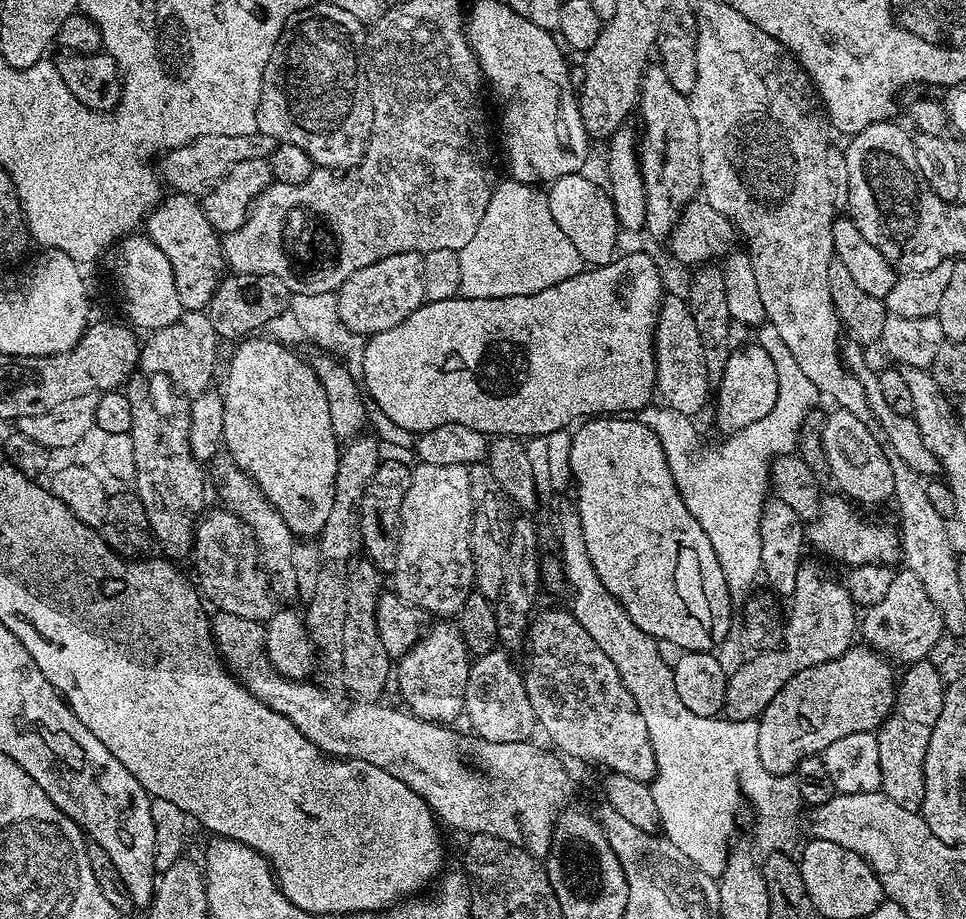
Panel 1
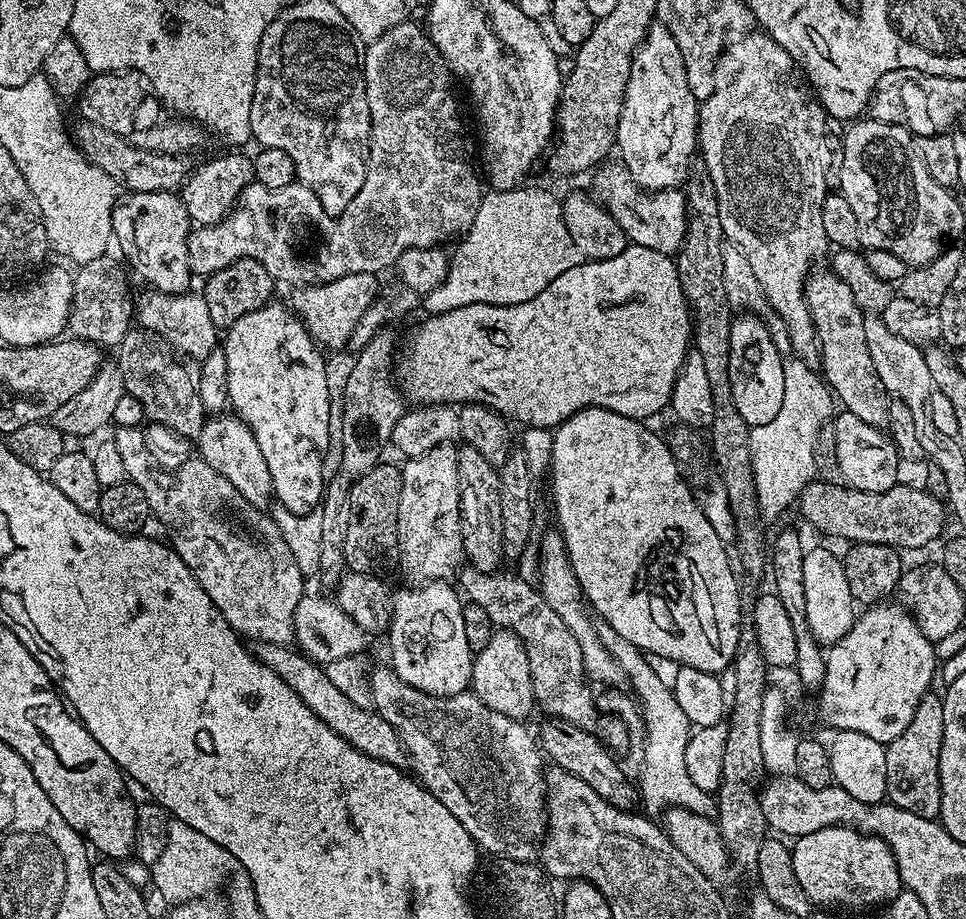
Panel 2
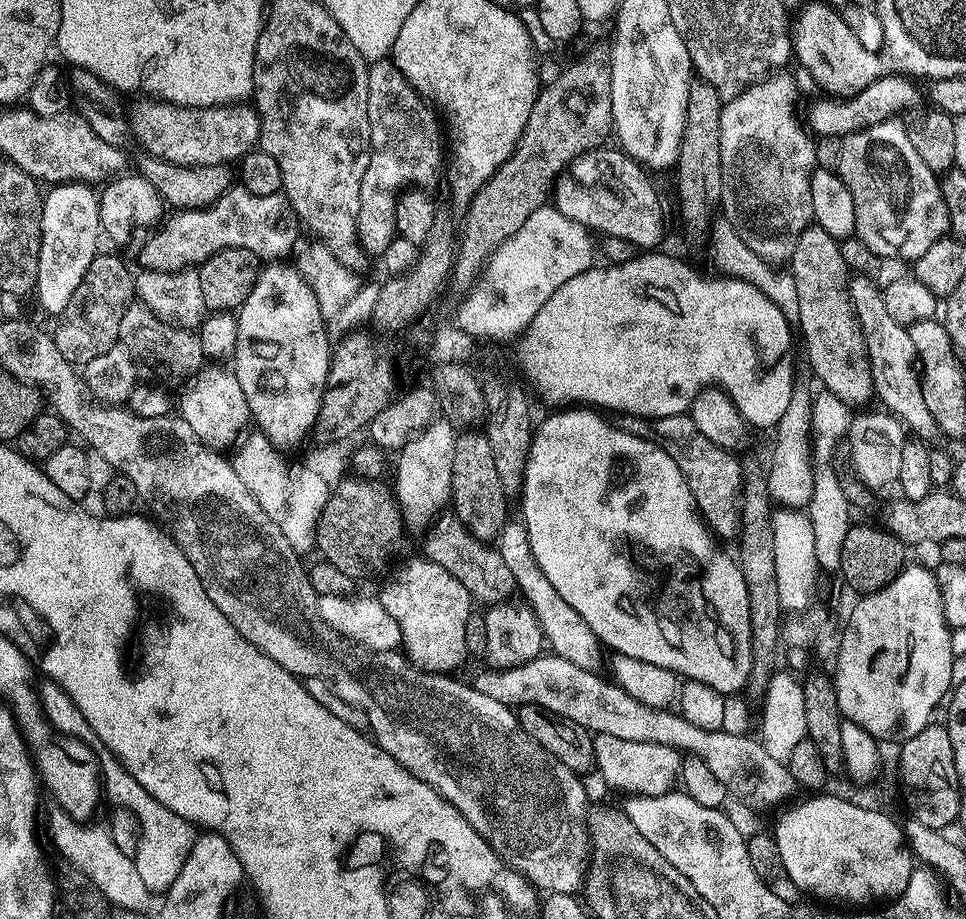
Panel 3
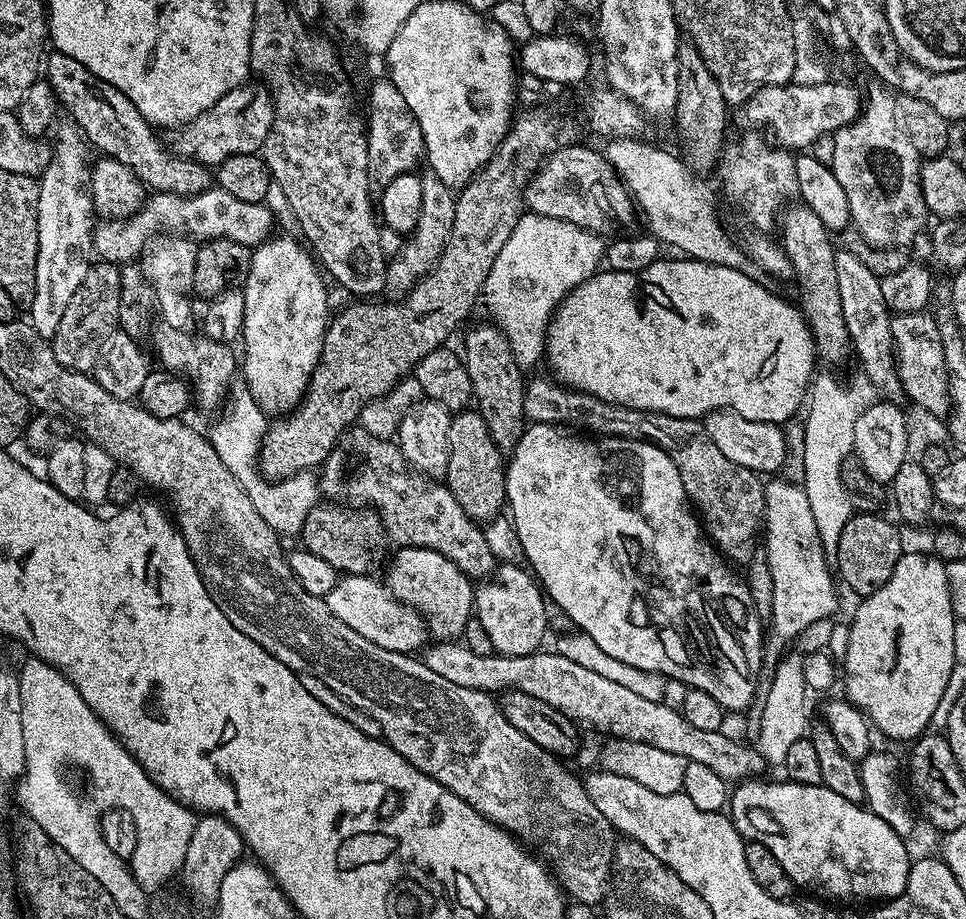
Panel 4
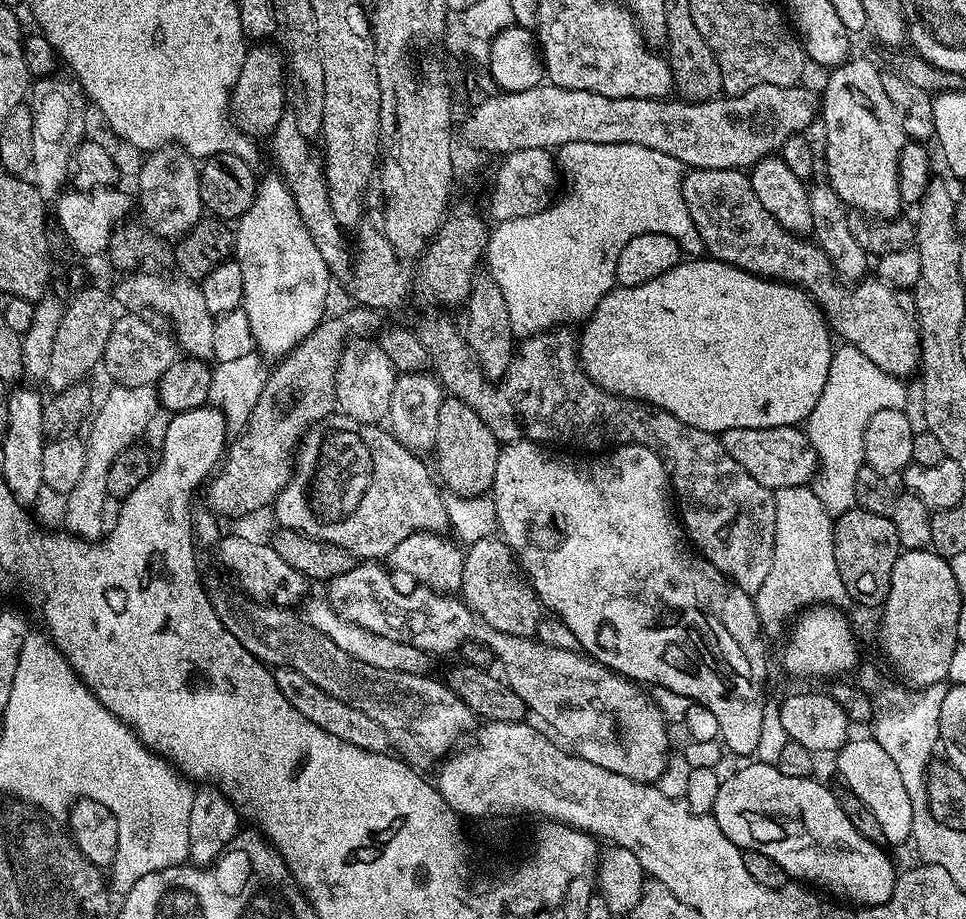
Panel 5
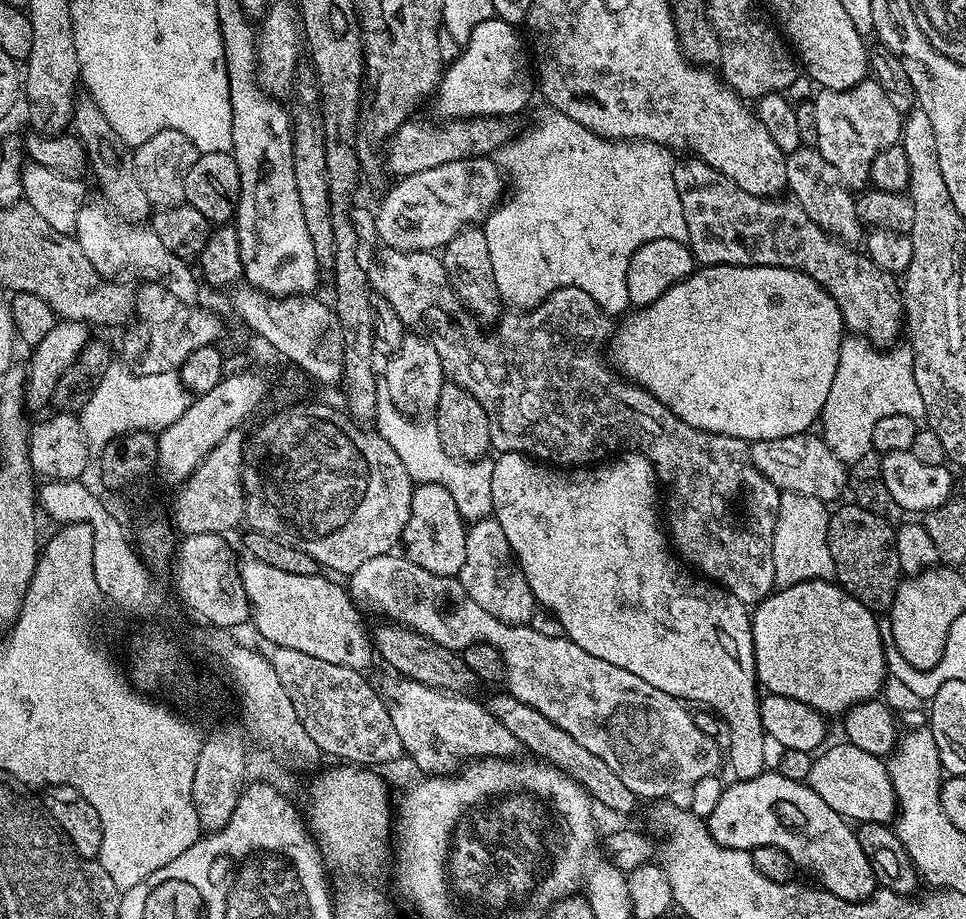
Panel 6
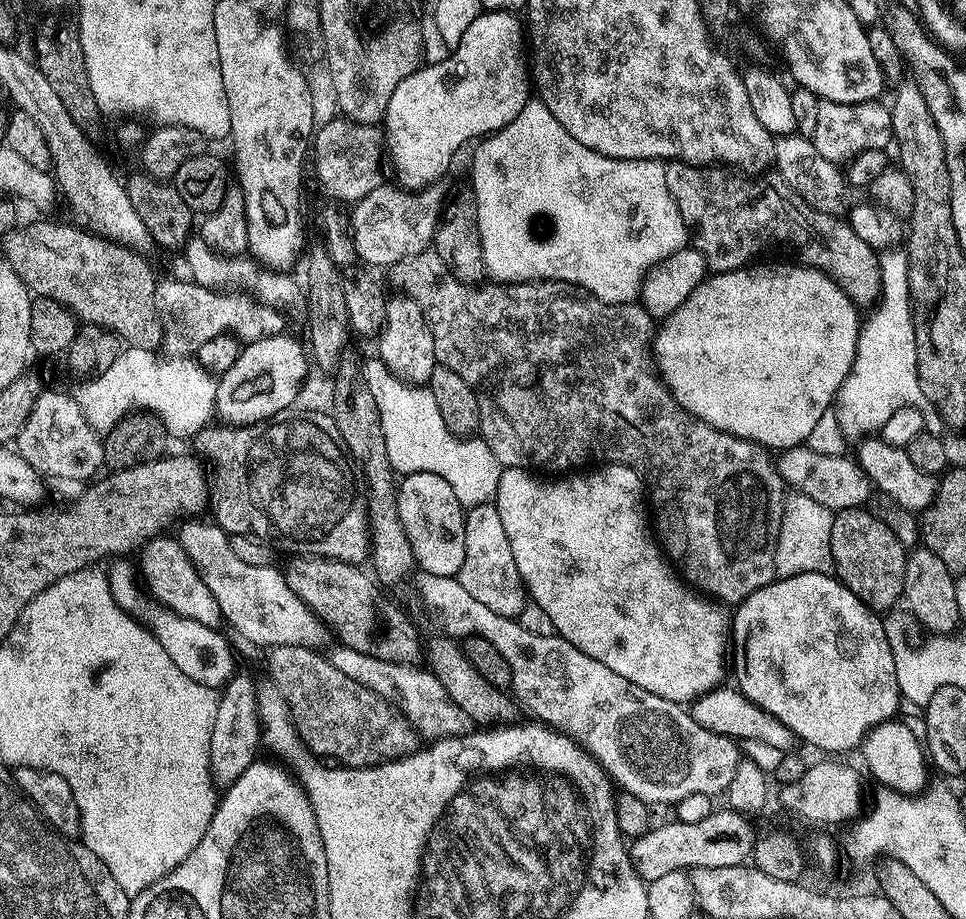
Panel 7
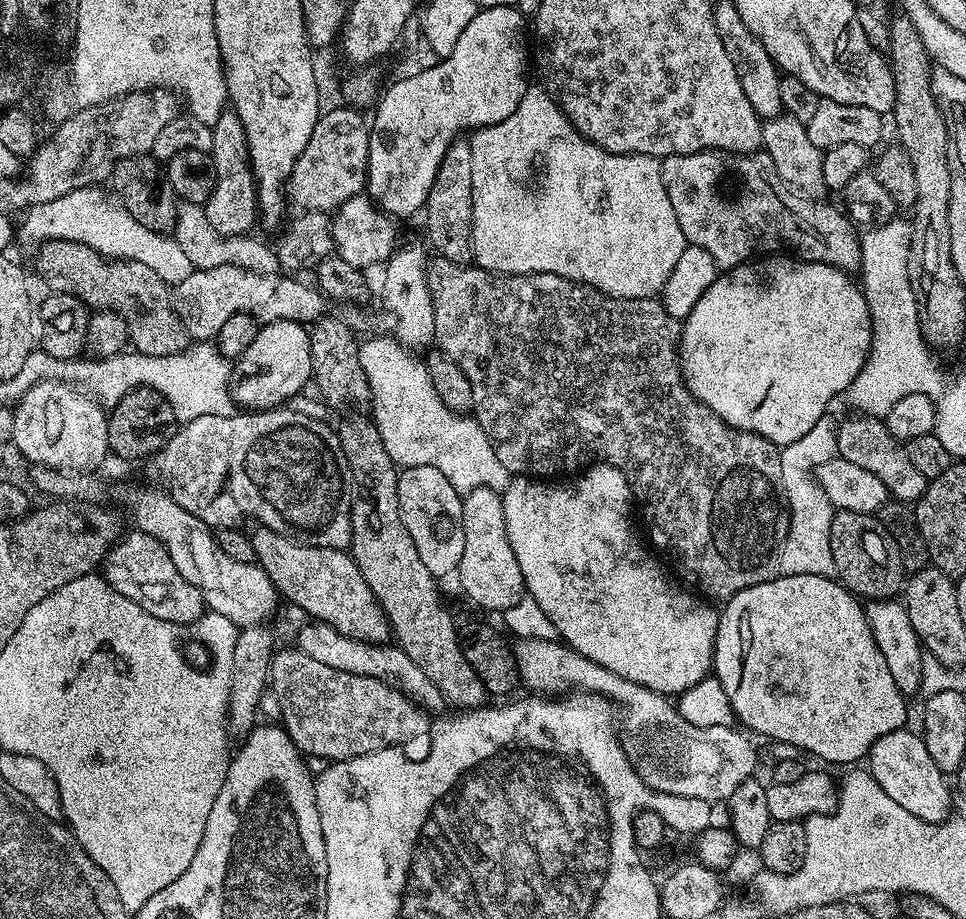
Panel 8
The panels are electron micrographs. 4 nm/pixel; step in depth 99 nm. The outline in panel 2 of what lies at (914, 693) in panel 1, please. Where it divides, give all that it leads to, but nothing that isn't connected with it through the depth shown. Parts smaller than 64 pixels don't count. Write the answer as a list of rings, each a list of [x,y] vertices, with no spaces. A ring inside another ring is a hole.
[[[929,690],[920,699],[918,710],[914,710],[914,718],[898,738],[886,745],[886,797],[887,803],[898,806],[902,810],[910,810],[910,814],[918,814],[918,818],[936,820],[940,815],[940,779],[938,778],[938,758],[942,748],[942,706],[943,699]]]

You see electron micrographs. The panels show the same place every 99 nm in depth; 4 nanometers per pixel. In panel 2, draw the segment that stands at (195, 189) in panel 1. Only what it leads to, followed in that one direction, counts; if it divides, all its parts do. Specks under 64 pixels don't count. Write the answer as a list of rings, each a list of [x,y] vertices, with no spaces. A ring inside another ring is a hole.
[[[80,120],[77,125],[76,132],[74,128],[76,147],[94,166],[110,174],[110,178],[114,178],[117,185],[124,187],[125,184],[129,193],[176,192],[184,187],[184,182],[190,175],[187,164],[189,161],[185,157],[142,150],[126,142],[126,138],[110,134],[110,130],[102,130],[102,126],[94,126],[89,120]]]

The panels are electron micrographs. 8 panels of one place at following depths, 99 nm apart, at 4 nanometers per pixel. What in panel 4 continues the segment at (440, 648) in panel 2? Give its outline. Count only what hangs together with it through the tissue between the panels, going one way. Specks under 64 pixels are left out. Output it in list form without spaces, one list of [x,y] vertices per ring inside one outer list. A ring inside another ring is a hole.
[[[400,548],[397,553],[386,564],[386,587],[394,599],[415,608],[437,641],[452,642],[463,637],[466,622],[474,616],[474,584],[470,577],[462,574],[450,558],[442,558],[429,548]]]

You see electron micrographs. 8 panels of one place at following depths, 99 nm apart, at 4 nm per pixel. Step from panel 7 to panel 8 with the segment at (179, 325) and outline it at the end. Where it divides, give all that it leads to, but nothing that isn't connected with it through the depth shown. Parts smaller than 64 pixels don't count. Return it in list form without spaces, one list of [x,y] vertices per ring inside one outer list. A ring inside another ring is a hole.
[[[218,266],[207,270],[193,270],[190,278],[182,278],[171,289],[172,302],[184,322],[189,337],[196,342],[208,342],[234,314],[245,312],[261,325],[275,320],[293,320],[311,326],[325,315],[326,297],[319,287],[300,280],[291,280],[288,274],[263,276],[261,272],[248,272],[238,266]]]

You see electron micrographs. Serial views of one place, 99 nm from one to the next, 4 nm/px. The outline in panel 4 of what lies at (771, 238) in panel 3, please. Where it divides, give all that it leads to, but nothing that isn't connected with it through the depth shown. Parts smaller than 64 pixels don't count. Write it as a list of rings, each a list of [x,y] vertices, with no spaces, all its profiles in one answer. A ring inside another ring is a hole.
[[[752,140],[729,152],[727,149],[721,155],[718,165],[718,173],[724,179],[724,192],[729,202],[756,227],[753,229],[764,234],[773,231],[782,209],[798,193],[798,174],[794,174],[796,156],[785,147],[773,147]]]

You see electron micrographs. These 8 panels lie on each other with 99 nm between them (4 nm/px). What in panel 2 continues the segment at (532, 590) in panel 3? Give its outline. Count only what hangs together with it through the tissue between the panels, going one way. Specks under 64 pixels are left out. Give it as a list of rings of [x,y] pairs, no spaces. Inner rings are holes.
[[[553,536],[552,539],[541,544],[540,550],[538,589],[547,605],[562,618],[562,622],[570,630],[570,634],[577,639],[579,649],[582,652],[583,670],[589,681],[597,685],[600,683],[625,689],[628,685],[628,679],[625,678],[625,672],[618,666],[618,662],[614,661],[613,656],[606,650],[606,646],[603,646],[602,640],[598,638],[595,621],[582,601],[583,592],[569,562],[564,540],[559,536]]]

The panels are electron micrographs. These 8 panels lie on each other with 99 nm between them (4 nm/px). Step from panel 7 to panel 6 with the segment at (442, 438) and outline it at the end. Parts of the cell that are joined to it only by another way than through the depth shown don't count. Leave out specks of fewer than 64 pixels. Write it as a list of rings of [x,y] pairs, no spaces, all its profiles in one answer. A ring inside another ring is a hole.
[[[387,391],[376,393],[375,431],[379,432],[390,446],[394,446],[394,454],[402,458],[402,466],[410,474],[416,484],[437,484],[450,492],[454,498],[454,506],[458,506],[458,514],[462,514],[465,522],[487,520],[493,515],[492,495],[490,494],[490,478],[492,477],[492,460],[455,460],[442,446],[442,438],[438,438],[435,423],[413,418],[407,412],[401,412]]]

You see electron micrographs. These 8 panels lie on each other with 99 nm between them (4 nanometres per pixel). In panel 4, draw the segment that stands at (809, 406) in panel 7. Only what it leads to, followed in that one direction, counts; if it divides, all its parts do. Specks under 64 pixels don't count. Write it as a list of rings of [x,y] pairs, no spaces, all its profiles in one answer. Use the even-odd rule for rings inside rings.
[[[661,258],[654,261],[646,270],[637,272],[613,272],[611,270],[597,271],[586,282],[582,282],[574,291],[568,293],[556,308],[552,321],[548,324],[546,337],[546,364],[552,367],[551,375],[559,383],[571,386],[577,392],[585,392],[617,404],[623,408],[633,408],[639,412],[656,412],[664,408],[667,416],[686,416],[703,418],[716,408],[731,408],[733,412],[742,414],[742,418],[750,418],[754,422],[770,422],[771,424],[787,425],[793,419],[796,411],[801,411],[806,397],[809,395],[809,385],[812,382],[815,364],[818,364],[816,344],[812,341],[812,332],[804,320],[804,314],[795,303],[775,296],[768,288],[759,284],[756,276],[747,276],[744,272],[734,270],[730,266],[707,264],[691,258],[676,258],[667,260]]]

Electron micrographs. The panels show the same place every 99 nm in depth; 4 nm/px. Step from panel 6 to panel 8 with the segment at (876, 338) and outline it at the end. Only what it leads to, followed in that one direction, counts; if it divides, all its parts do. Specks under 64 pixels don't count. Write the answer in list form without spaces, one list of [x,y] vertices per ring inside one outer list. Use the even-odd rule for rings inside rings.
[[[707,148],[705,152],[685,156],[665,156],[660,160],[660,173],[662,186],[666,186],[670,206],[674,206],[674,218],[678,218],[678,226],[682,226],[685,241],[708,251],[717,269],[737,268],[739,264],[751,261],[757,253],[775,253],[772,251],[781,244],[784,248],[792,247],[801,260],[829,264],[849,274],[860,271],[861,233],[856,232],[855,226],[834,205],[824,204],[823,199],[808,200],[791,192],[763,150],[724,152],[721,148]]]

